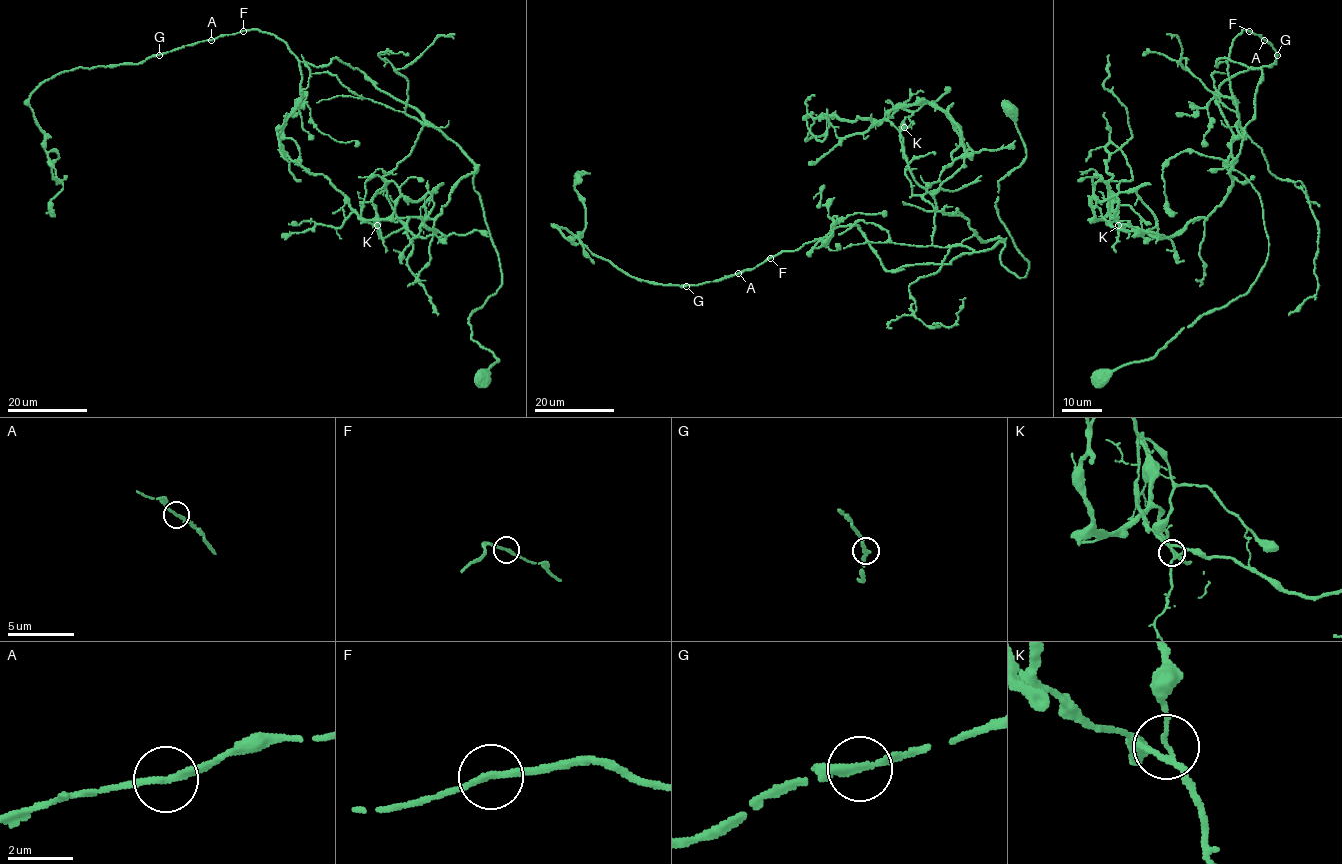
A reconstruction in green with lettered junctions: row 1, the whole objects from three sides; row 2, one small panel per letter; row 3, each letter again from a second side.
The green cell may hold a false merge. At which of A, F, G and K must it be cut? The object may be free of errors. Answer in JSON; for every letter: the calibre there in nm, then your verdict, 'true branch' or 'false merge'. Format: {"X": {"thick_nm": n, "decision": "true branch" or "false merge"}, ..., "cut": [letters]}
{"A": {"thick_nm": 220, "decision": "true branch"}, "F": {"thick_nm": 200, "decision": "true branch"}, "G": {"thick_nm": 240, "decision": "true branch"}, "K": {"thick_nm": 130, "decision": "false merge"}, "cut": ["K"]}

